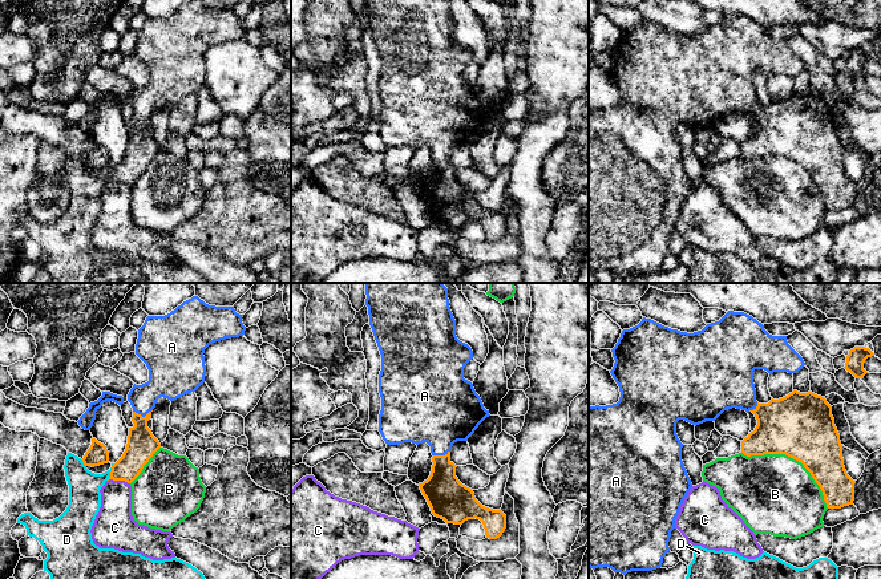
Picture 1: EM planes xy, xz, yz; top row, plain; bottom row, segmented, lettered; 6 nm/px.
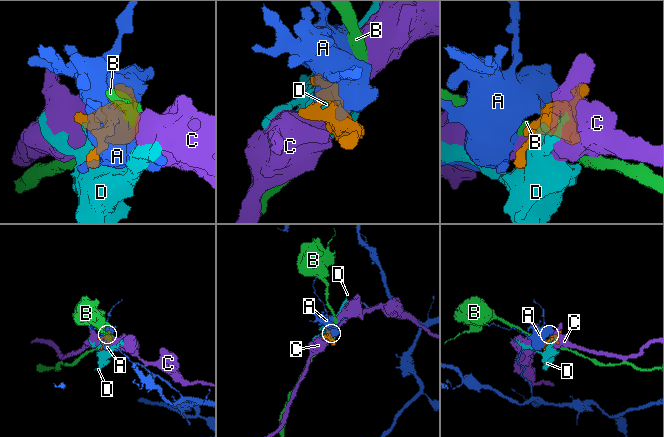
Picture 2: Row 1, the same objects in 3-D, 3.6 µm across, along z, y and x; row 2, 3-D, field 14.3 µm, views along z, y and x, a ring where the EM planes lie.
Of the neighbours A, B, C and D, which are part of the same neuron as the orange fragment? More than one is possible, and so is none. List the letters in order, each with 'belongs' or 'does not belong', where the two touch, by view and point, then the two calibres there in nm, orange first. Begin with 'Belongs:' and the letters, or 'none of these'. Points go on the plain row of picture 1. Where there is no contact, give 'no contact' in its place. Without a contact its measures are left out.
Belongs: A
A: belongs; contact xy (141, 118); calibres 180 and 190 nm
B: does not belong; contact yz (793, 161); calibres 400 and 480 nm
C: does not belong; contact xy (118, 182); calibres 180 and 220 nm
D: does not belong; contact xy (110, 174); calibres 180 and 190 nm

